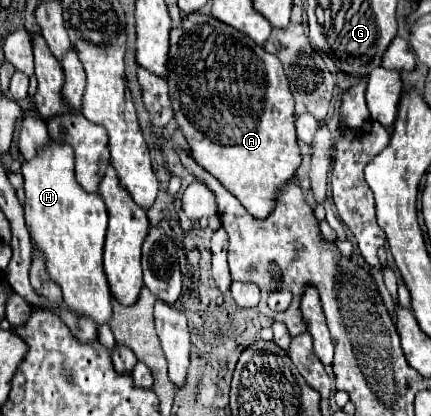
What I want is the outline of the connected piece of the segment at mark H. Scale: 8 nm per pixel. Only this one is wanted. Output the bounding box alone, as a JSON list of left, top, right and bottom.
[23,144,113,326]

